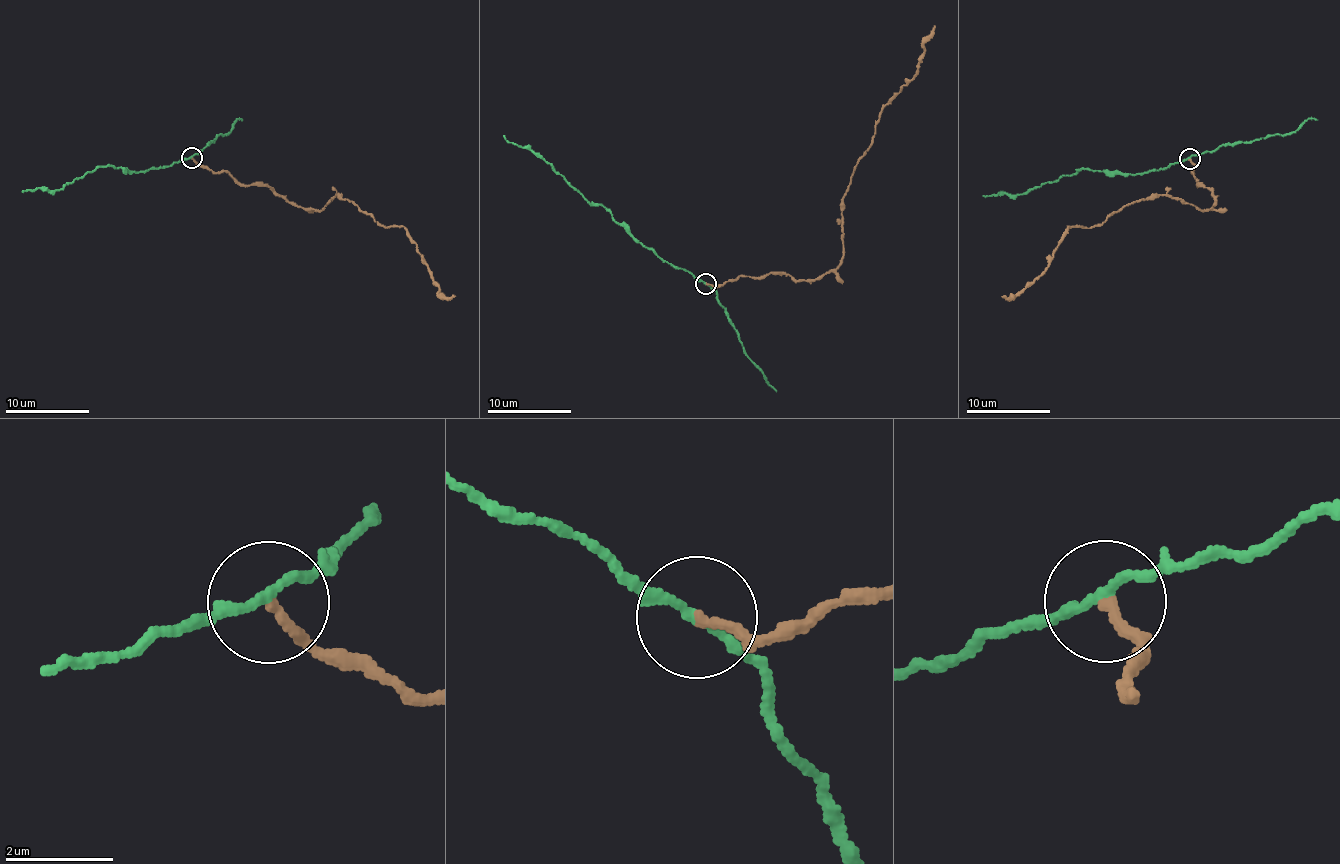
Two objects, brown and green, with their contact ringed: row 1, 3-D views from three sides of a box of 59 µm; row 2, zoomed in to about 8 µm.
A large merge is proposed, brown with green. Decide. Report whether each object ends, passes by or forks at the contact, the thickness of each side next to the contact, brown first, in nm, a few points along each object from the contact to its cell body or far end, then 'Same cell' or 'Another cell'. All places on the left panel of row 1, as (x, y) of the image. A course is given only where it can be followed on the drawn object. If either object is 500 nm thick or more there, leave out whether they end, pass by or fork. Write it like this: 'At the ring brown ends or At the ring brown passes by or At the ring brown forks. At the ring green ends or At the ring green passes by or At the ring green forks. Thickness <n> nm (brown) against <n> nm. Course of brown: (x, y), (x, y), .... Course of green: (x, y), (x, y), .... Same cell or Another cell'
At the ring brown ends. At the ring green passes by. Thickness 190 nm (brown) against 160 nm. Course of brown: (191, 158), (246, 185), (270, 185), (314, 211), (341, 195), (380, 224), (401, 226), (439, 292), (455, 296). Course of green: (191, 158), (141, 172), (123, 172), (113, 165), (94, 167), (66, 182), (60, 190), (23, 192). Another cell

